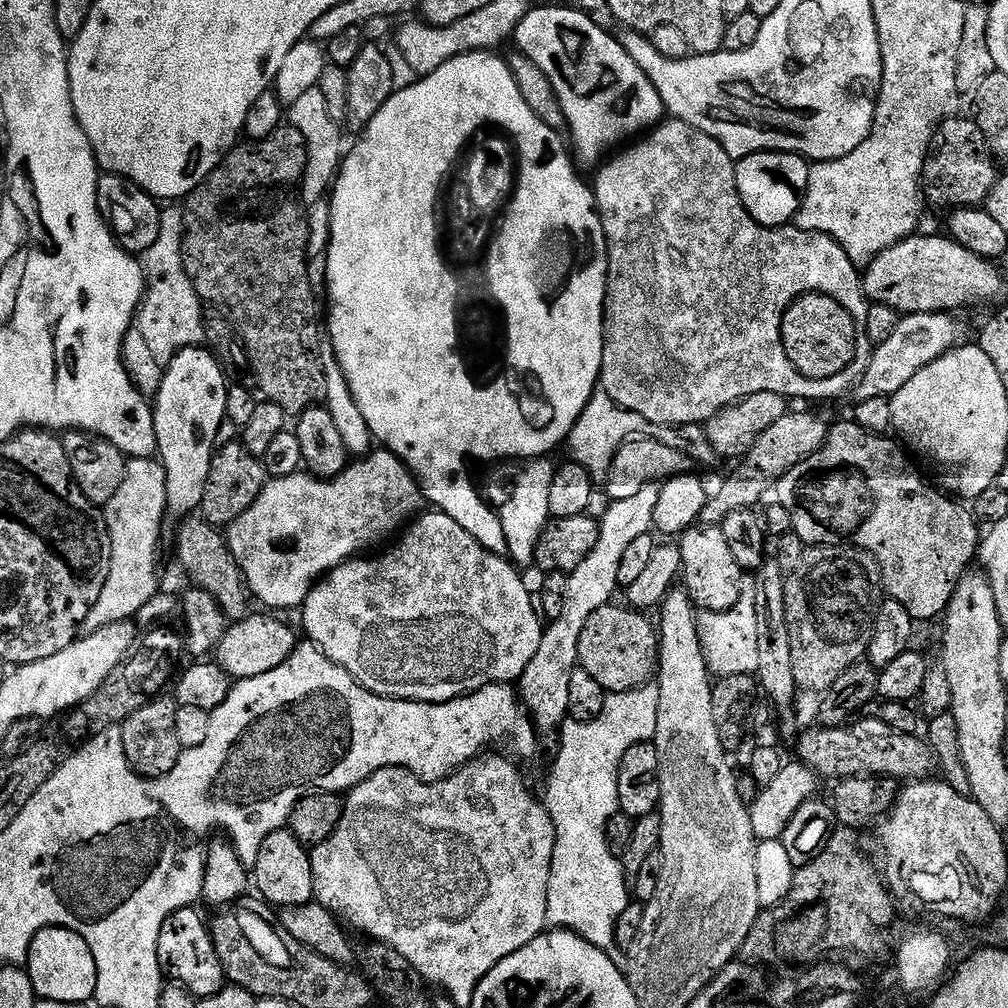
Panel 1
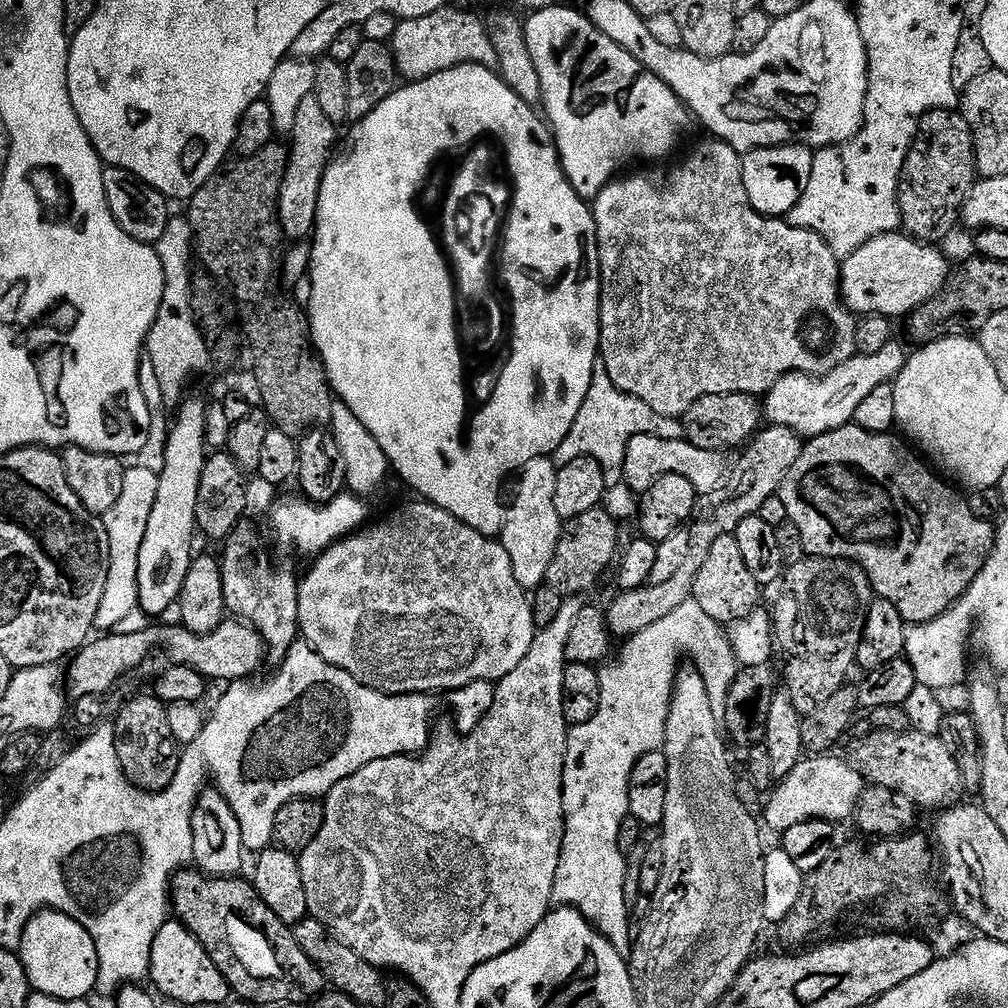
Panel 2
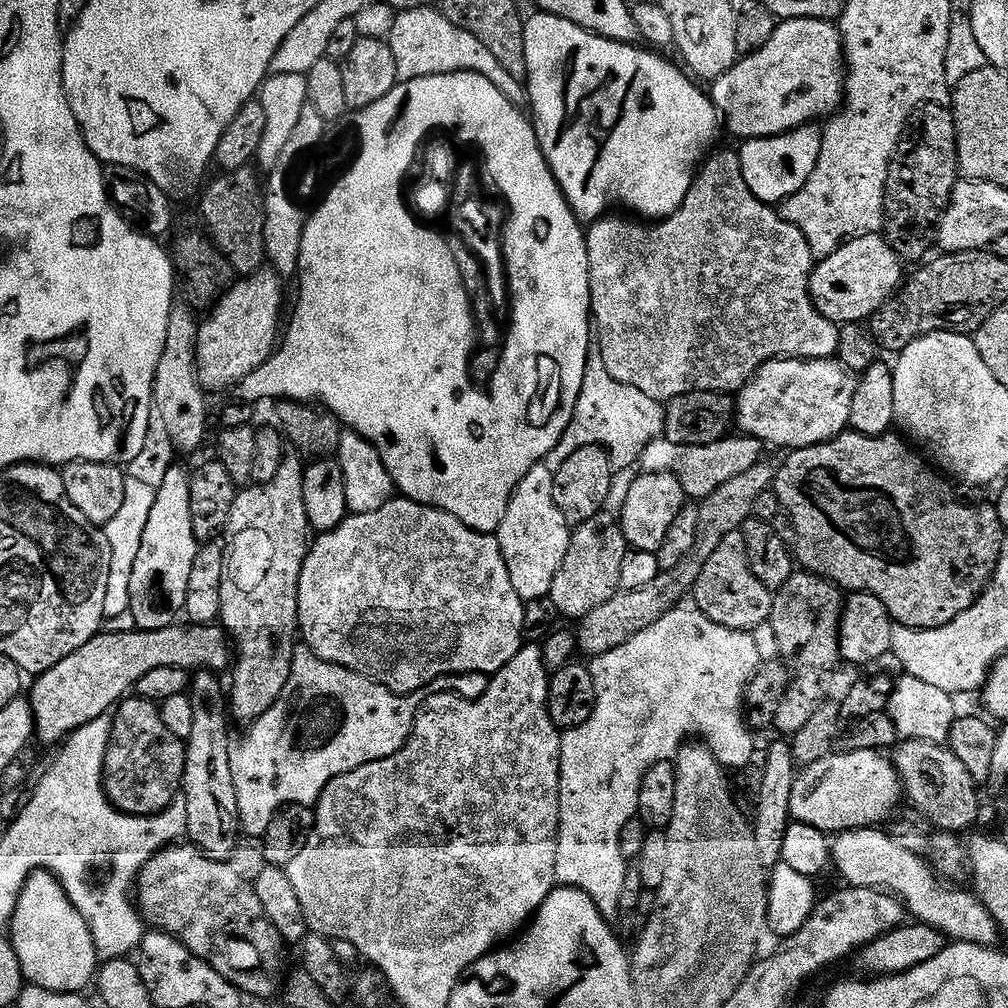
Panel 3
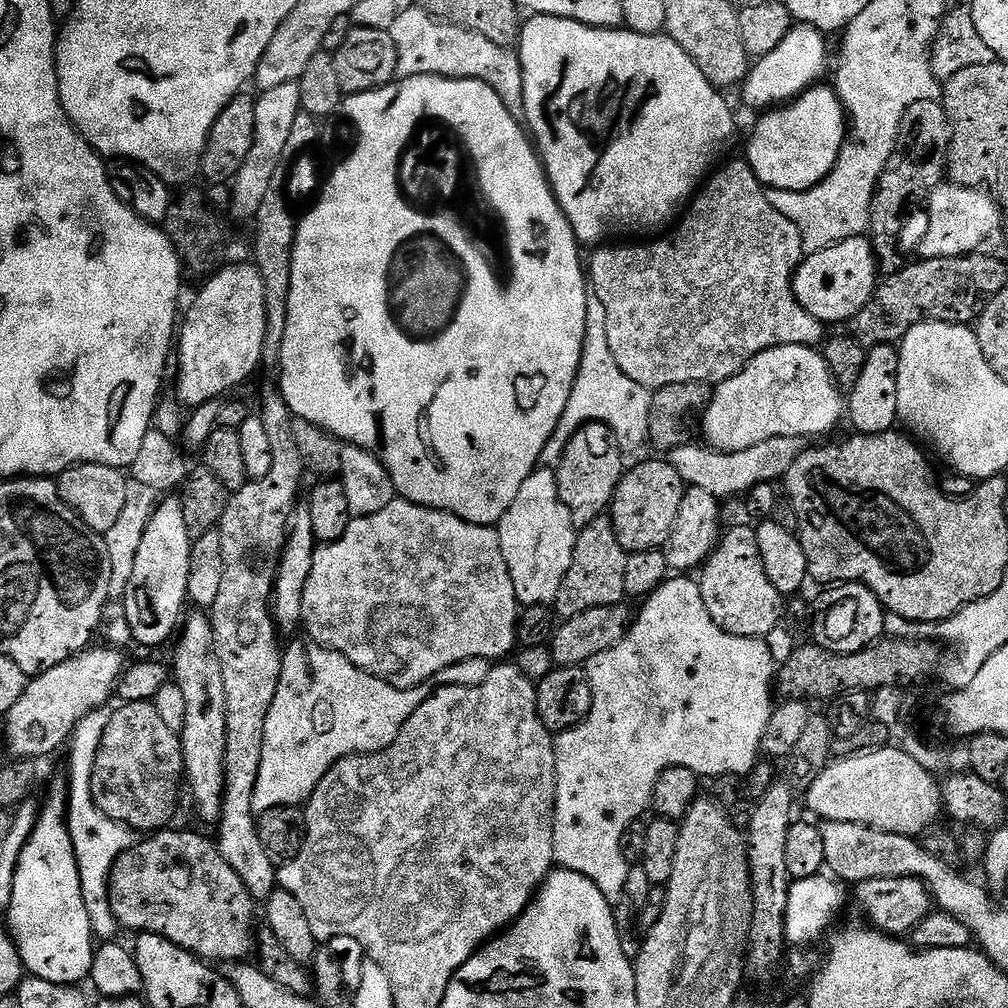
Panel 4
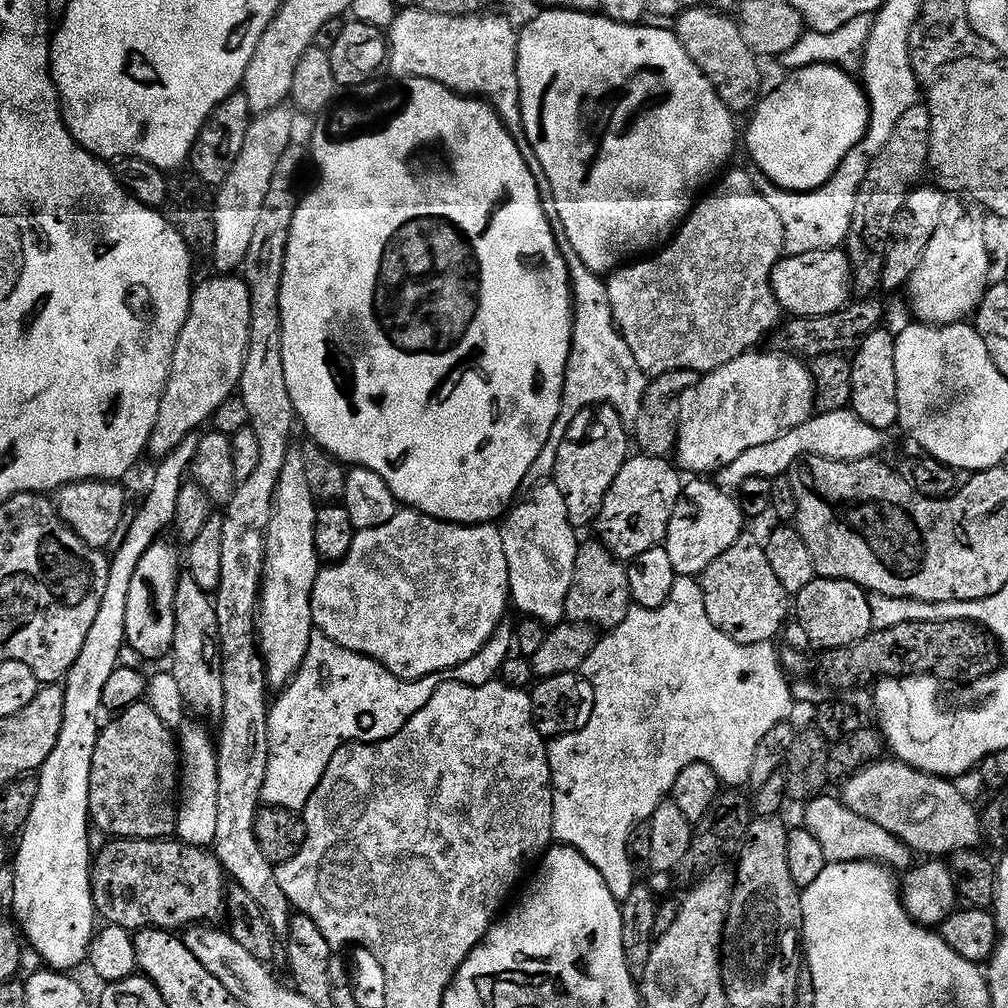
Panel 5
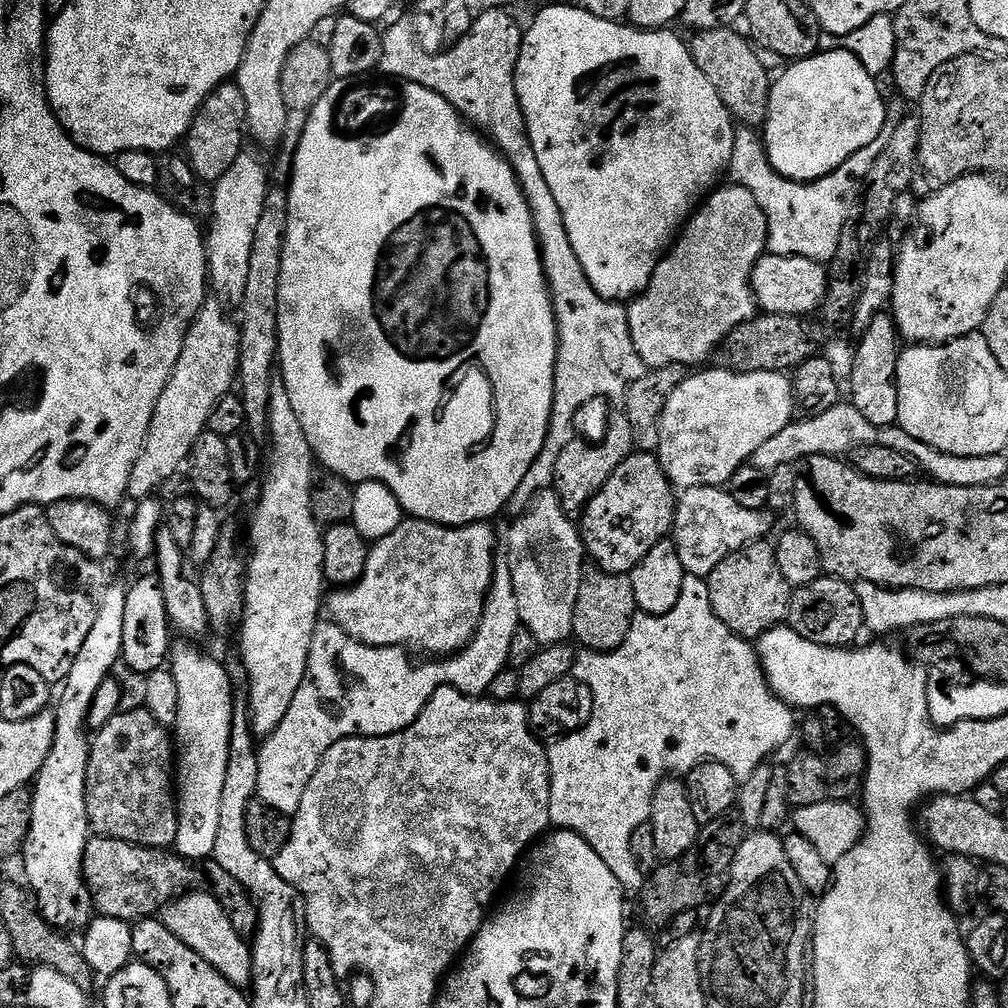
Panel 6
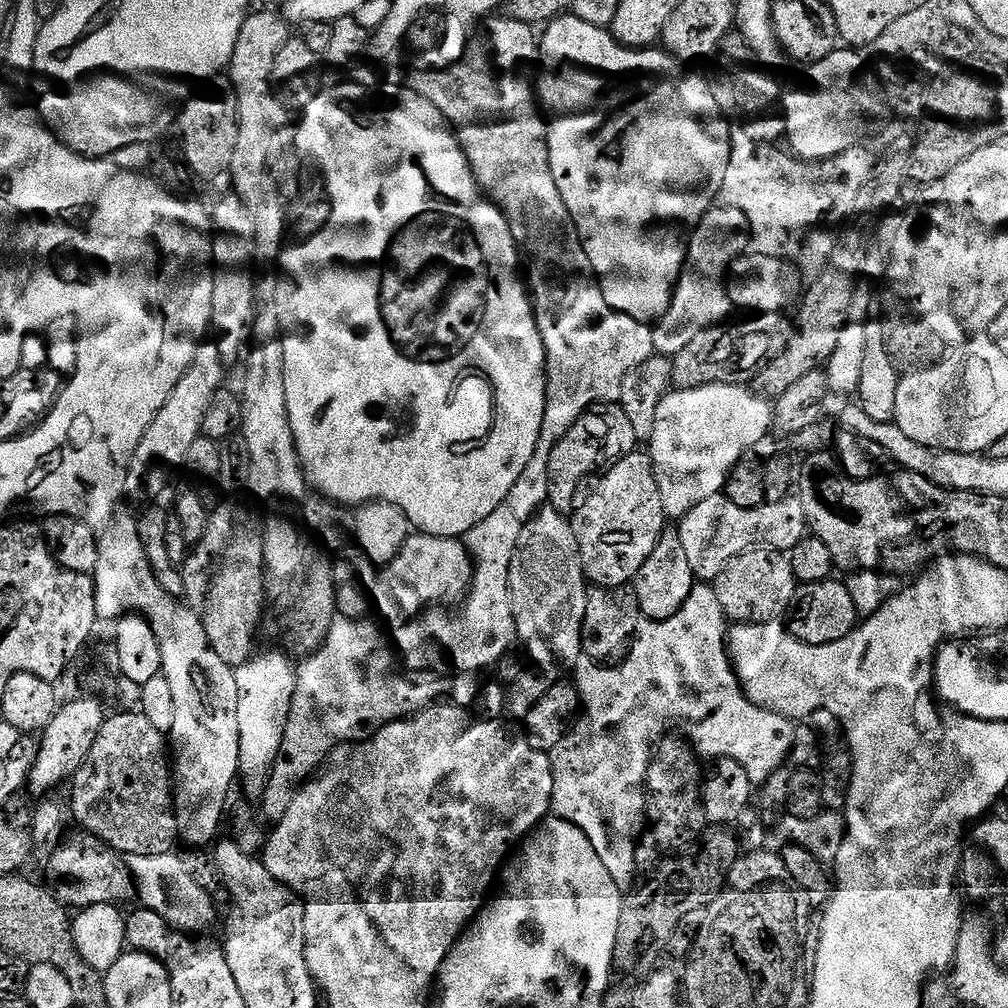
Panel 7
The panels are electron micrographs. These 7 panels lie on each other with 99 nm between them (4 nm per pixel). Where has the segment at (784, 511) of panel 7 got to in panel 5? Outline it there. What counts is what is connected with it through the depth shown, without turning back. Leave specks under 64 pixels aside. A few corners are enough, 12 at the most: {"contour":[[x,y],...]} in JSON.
{"contour":[[711,479],[683,485],[666,547],[696,578],[745,535],[739,503]]}

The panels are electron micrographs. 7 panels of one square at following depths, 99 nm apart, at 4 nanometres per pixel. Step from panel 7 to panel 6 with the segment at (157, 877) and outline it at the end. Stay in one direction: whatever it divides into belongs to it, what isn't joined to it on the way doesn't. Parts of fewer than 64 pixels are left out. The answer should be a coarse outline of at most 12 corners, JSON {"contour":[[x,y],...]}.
{"contour":[[189,890],[162,910],[166,930],[236,988],[252,952],[211,892]]}

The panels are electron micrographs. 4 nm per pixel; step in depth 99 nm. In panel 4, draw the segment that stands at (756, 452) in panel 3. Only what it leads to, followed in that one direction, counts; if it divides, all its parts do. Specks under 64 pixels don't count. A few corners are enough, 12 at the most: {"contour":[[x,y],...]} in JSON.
{"contour":[[791,436],[717,452],[697,442],[669,453],[691,488],[723,498],[783,481]]}

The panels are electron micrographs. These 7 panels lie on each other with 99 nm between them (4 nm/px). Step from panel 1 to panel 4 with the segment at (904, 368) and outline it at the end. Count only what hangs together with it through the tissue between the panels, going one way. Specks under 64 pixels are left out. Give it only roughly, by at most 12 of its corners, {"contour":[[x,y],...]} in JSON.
{"contour":[[806,344],[715,385],[700,428],[737,452],[824,436],[845,401]]}

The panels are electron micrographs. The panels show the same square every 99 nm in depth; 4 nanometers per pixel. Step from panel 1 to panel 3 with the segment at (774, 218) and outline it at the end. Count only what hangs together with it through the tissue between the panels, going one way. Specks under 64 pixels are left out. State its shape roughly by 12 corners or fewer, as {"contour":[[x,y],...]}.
{"contour":[[819,127],[744,140],[746,186],[776,206],[806,186]]}

